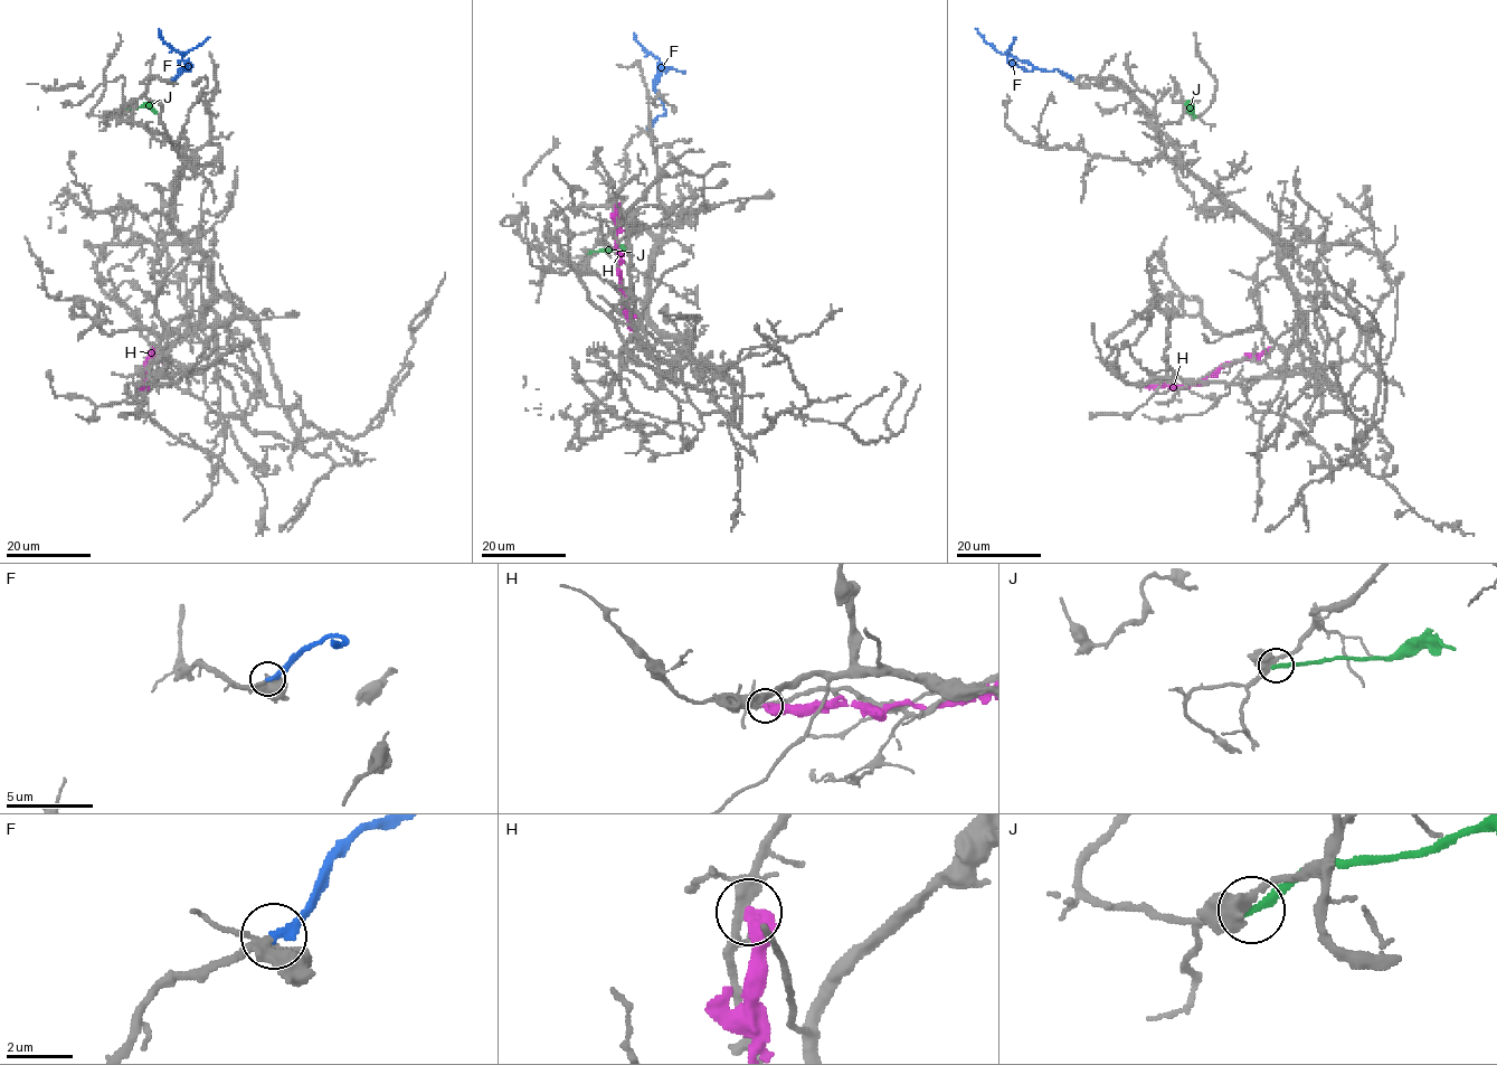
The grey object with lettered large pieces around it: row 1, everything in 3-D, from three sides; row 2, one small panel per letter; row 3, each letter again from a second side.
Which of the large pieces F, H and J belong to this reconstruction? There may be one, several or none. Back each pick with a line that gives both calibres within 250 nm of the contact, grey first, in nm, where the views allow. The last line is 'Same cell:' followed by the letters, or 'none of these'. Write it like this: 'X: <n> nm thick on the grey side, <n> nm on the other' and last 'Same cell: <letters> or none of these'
F: 280 nm thick on the grey side, 280 nm on the other
Same cell: F

